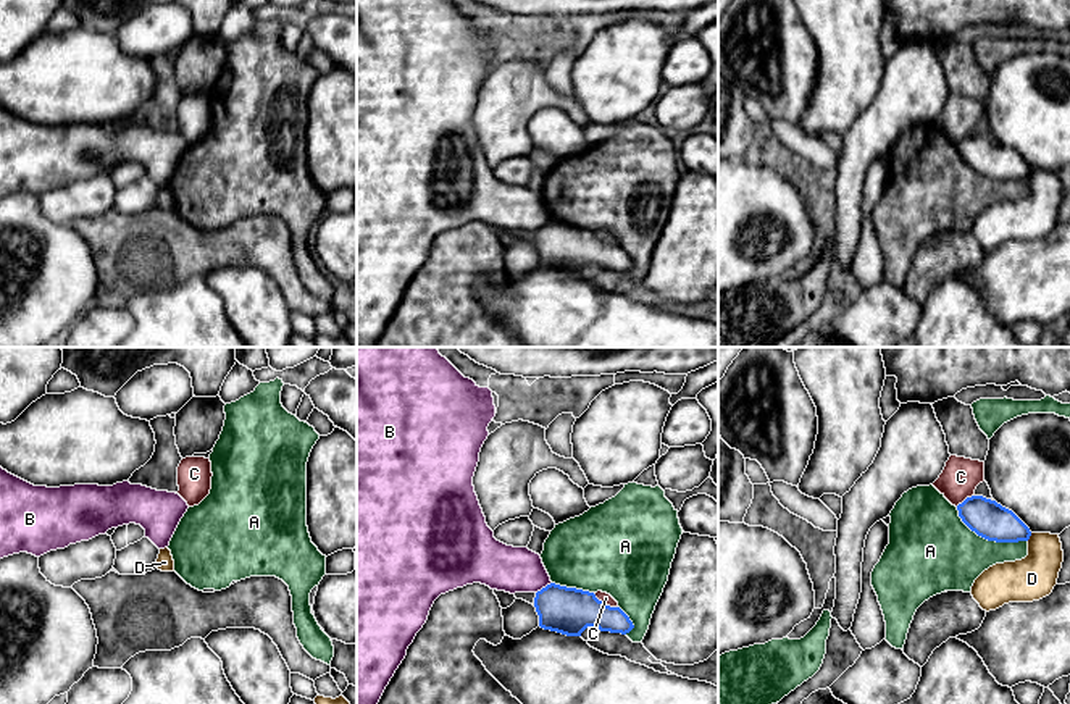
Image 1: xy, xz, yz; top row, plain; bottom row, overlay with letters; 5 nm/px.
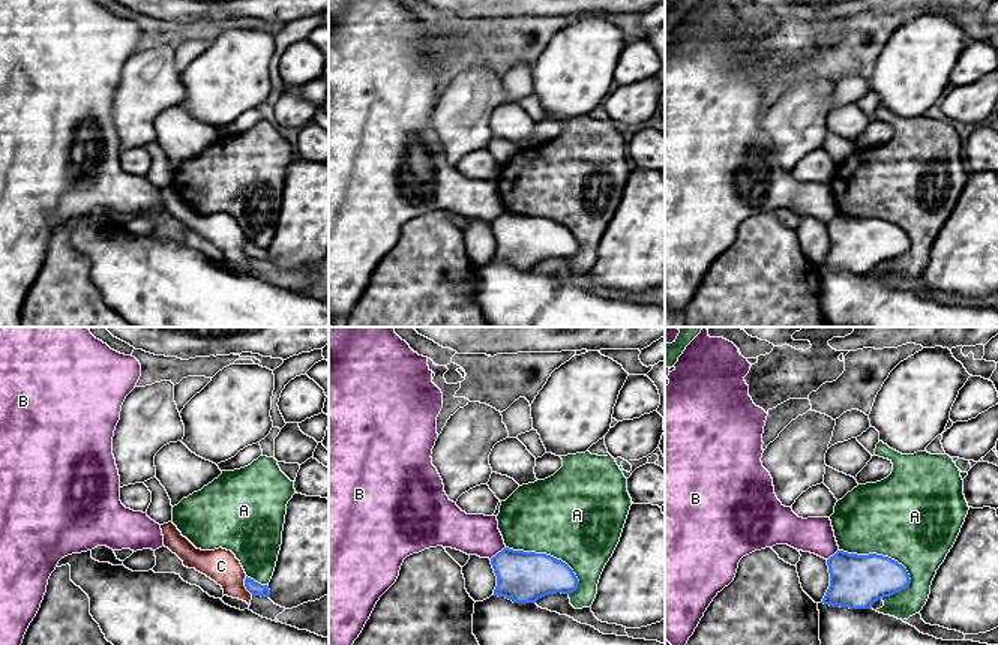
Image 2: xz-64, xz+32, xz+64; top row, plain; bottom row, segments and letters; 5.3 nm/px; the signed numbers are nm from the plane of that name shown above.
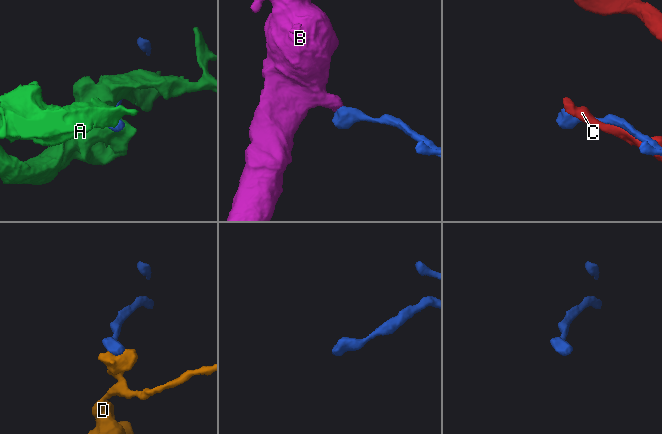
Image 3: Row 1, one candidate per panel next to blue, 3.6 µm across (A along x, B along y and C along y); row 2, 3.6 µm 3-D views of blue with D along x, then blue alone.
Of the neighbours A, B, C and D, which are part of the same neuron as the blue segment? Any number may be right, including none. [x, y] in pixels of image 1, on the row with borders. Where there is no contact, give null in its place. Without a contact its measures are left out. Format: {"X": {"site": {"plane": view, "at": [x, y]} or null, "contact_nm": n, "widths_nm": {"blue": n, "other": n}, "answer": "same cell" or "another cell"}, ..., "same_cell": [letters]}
{"A": {"site": {"plane": "yz", "at": [988, 540]}, "contact_nm": 400, "widths_nm": {"blue": 190, "other": 380}, "answer": "another cell"}, "B": {"site": {"plane": "xz", "at": [543, 588]}, "contact_nm": 100, "widths_nm": {"blue": 240, "other": 220}, "answer": "another cell"}, "C": {"site": {"plane": "xz", "at": [606, 604]}, "contact_nm": 150, "widths_nm": {"blue": 240, "other": 50}, "answer": "another cell"}, "D": {"site": {"plane": "yz", "at": [1030, 535]}, "contact_nm": 50, "widths_nm": {"blue": 190, "other": 220}, "answer": "another cell"}, "same_cell": []}

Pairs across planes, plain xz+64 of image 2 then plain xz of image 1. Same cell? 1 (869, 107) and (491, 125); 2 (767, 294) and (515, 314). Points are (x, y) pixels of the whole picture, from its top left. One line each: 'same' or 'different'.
1: same
2: different

